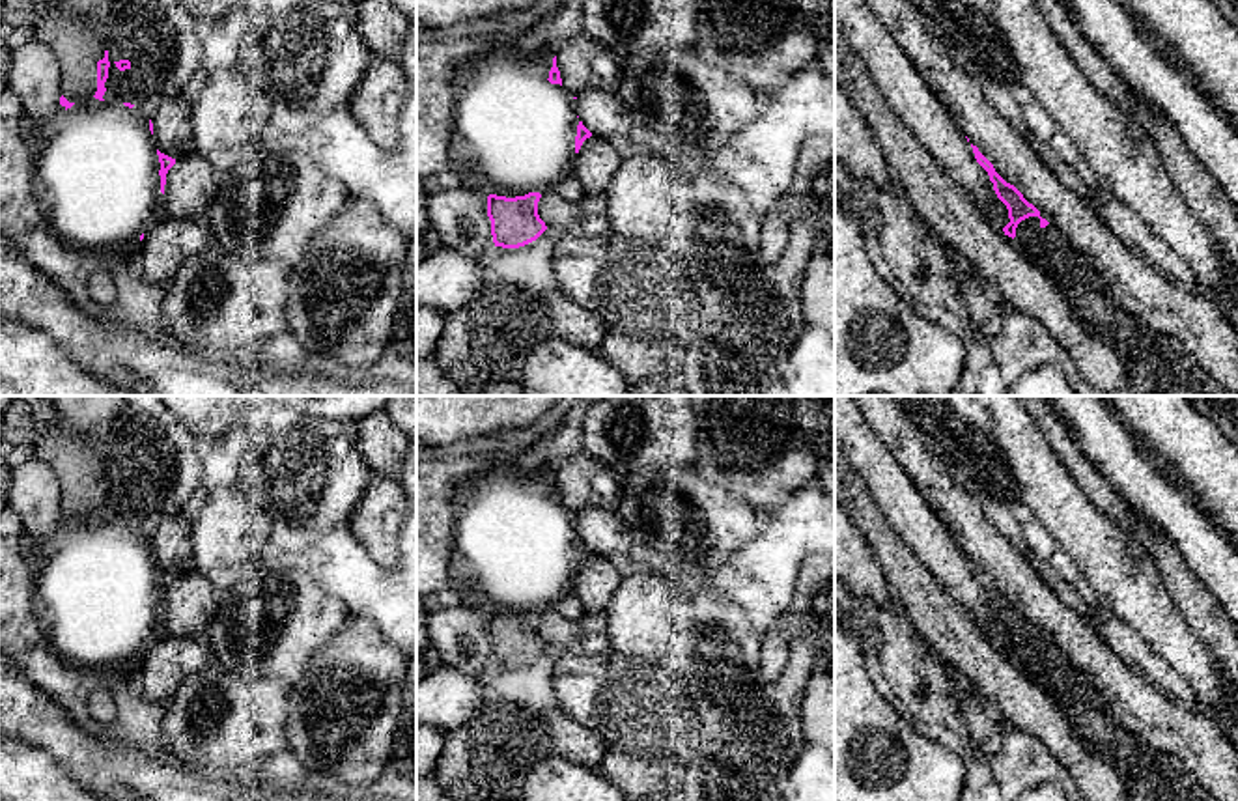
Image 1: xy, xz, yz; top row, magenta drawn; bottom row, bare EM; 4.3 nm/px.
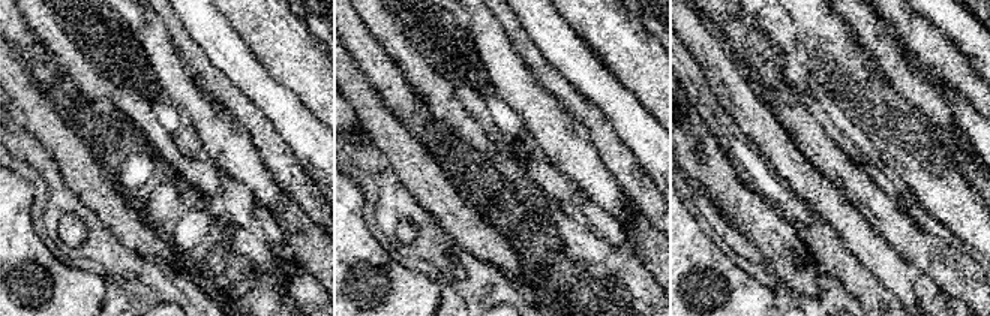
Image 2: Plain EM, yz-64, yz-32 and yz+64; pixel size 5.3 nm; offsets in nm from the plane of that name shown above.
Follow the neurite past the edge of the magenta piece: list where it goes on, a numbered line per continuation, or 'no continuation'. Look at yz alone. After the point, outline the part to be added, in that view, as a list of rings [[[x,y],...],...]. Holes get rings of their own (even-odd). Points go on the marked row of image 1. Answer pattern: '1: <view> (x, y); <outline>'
no continuation

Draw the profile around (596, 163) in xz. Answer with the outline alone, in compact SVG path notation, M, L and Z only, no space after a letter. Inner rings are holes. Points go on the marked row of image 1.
M592 134L575 155L571 174L581 183L583 194L605 192L620 162L612 142Z

